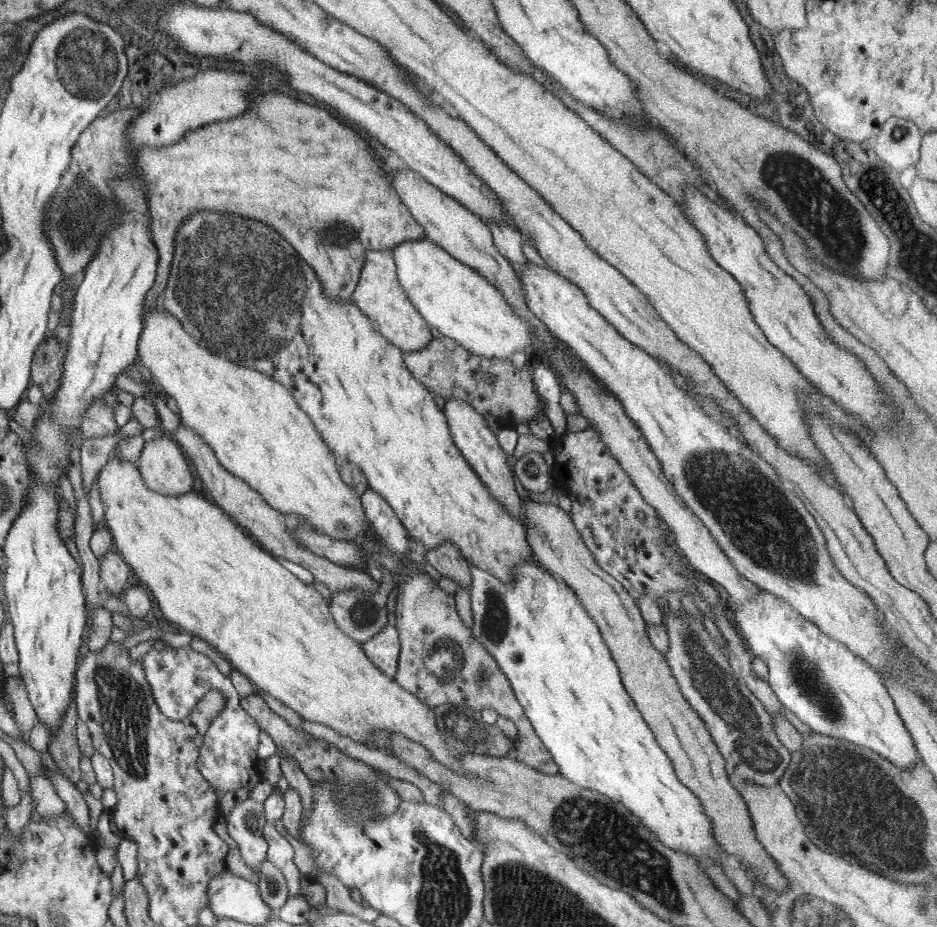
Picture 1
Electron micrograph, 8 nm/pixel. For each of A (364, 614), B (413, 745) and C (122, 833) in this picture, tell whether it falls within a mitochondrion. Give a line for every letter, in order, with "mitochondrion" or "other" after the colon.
A: mitochondrion
B: other
C: other

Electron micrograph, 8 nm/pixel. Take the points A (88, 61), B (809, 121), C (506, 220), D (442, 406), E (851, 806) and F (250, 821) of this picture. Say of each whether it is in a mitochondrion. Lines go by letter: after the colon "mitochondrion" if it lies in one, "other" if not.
A: mitochondrion
B: other
C: other
D: other
E: mitochondrion
F: mitochondrion

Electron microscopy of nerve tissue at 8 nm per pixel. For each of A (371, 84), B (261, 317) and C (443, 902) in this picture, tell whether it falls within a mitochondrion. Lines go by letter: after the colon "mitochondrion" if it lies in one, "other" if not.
A: other
B: mitochondrion
C: mitochondrion

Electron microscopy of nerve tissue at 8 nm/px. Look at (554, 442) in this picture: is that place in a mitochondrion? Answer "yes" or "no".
no

